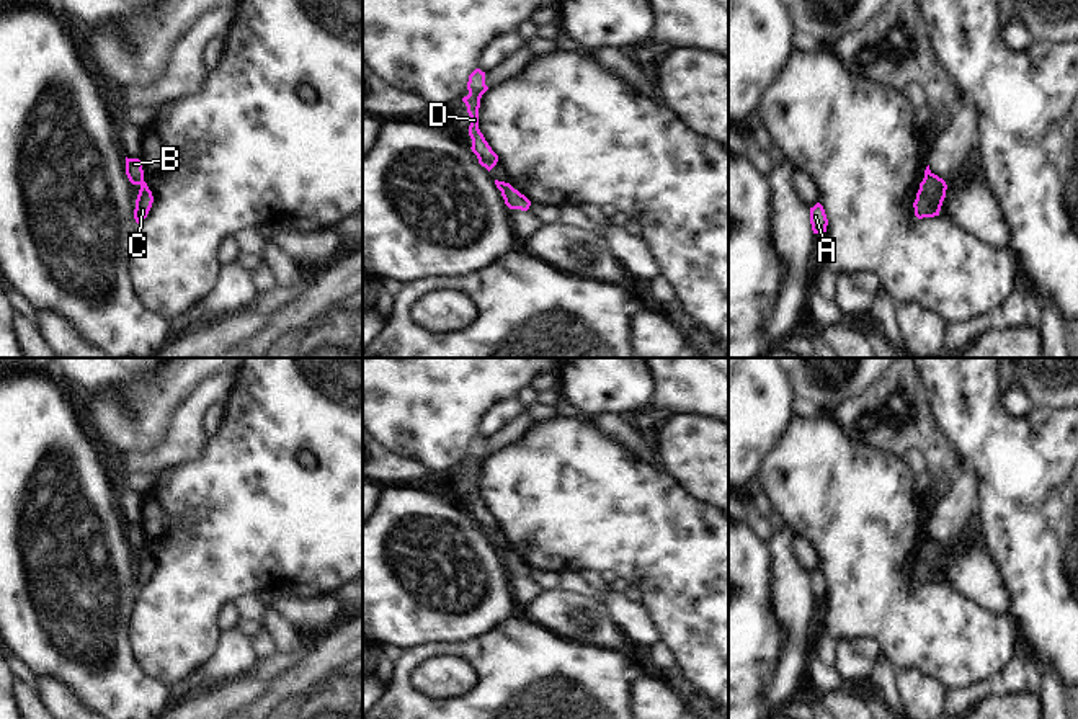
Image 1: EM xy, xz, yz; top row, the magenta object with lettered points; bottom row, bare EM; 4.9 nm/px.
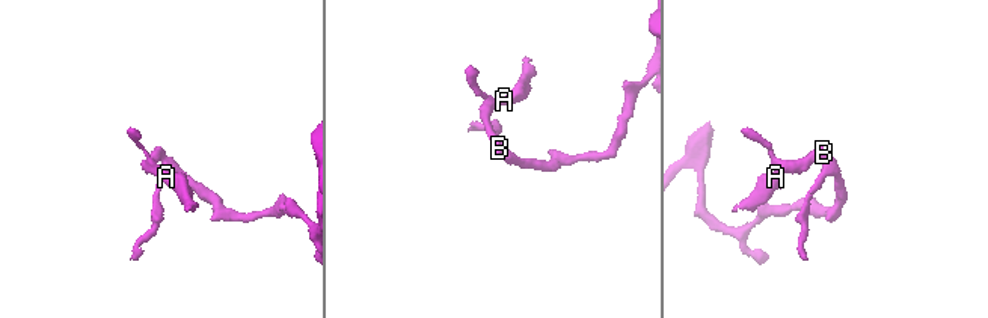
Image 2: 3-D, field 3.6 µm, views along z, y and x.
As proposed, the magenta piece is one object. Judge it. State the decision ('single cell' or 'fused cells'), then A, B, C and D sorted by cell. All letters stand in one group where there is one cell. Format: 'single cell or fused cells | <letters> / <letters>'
fused cells | A B D / C

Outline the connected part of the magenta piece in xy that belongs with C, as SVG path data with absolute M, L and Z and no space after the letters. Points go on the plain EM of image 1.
M140 549L140 556L136 565L134 585L140 592L140 588L147 583L154 569L152 557L149 556L147 549Z

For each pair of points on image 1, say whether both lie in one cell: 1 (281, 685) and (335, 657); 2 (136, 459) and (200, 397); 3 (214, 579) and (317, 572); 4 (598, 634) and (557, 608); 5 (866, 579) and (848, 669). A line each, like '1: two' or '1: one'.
1: one
2: one
3: one
4: one
5: two

